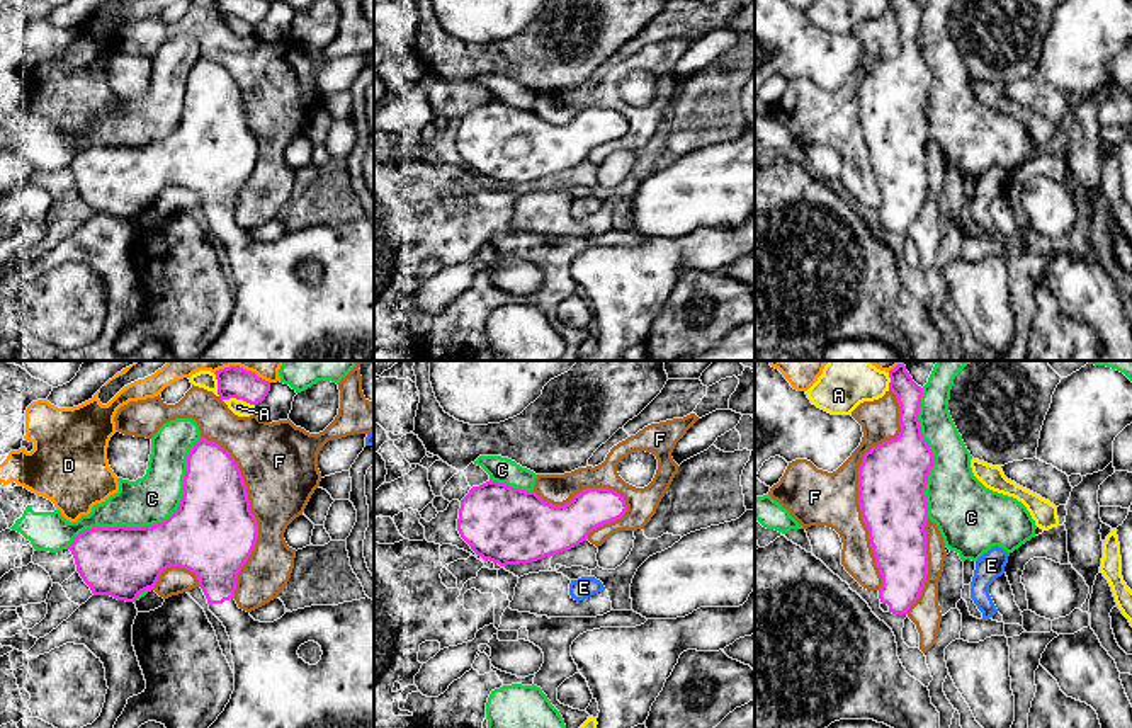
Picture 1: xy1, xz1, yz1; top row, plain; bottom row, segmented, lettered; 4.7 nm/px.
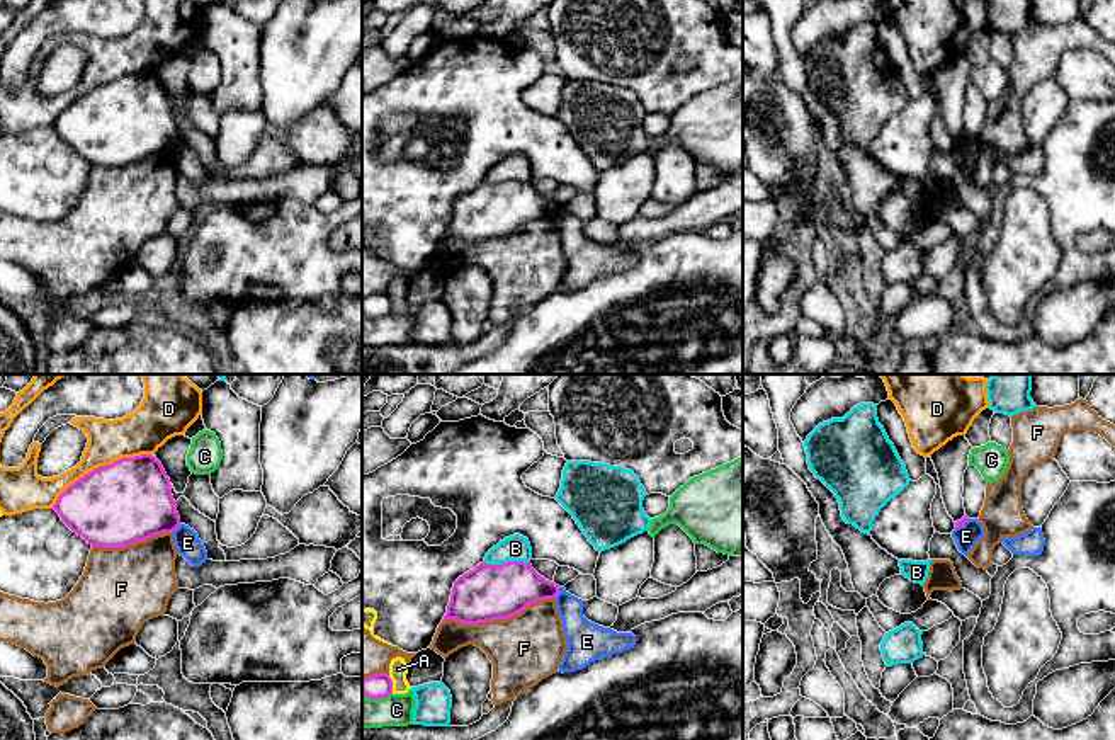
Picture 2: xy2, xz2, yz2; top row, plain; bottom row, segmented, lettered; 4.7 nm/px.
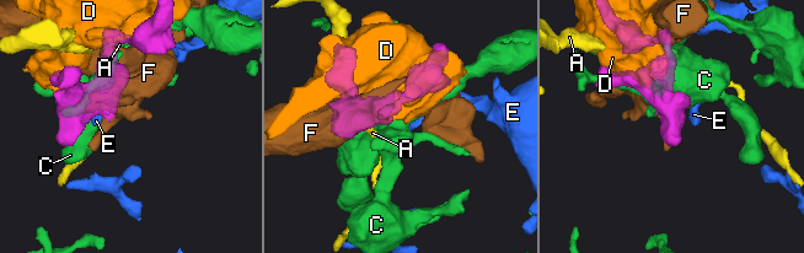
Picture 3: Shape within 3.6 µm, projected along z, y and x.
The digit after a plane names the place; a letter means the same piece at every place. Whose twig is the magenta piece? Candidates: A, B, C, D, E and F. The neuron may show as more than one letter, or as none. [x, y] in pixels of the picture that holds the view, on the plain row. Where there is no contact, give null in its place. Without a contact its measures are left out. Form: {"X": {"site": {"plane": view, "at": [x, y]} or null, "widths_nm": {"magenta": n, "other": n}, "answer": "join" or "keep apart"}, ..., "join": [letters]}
{"A": {"site": {"plane": "xy1", "at": [238, 17]}, "widths_nm": {"magenta": 110, "other": 80}, "answer": "keep apart"}, "B": {"site": {"plane": "xz2", "at": [507, 181]}, "widths_nm": {"magenta": 260, "other": 130}, "answer": "keep apart"}, "C": {"site": {"plane": "xy1", "at": [155, 143]}, "widths_nm": {"magenta": 380, "other": 220}, "answer": "keep apart"}, "D": {"site": {"plane": "xy2", "at": [99, 85]}, "widths_nm": {"magenta": 400, "other": 200}, "answer": "keep apart"}, "E": {"site": {"plane": "xz2", "at": [558, 211]}, "widths_nm": {"magenta": 240, "other": 160}, "answer": "keep apart"}, "F": {"site": {"plane": "yz1", "at": [859, 102]}, "widths_nm": {"magenta": 320, "other": 260}, "answer": "keep apart"}, "join": []}

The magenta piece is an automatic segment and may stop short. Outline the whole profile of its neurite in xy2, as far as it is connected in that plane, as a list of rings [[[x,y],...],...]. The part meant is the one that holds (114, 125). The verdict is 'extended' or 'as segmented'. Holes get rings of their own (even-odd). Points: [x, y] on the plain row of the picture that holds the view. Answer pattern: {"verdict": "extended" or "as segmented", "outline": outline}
{"verdict": "as segmented", "outline": [[[151,73],[95,87],[70,104],[53,128],[73,151],[102,167],[131,165],[180,145],[170,99]]]}

